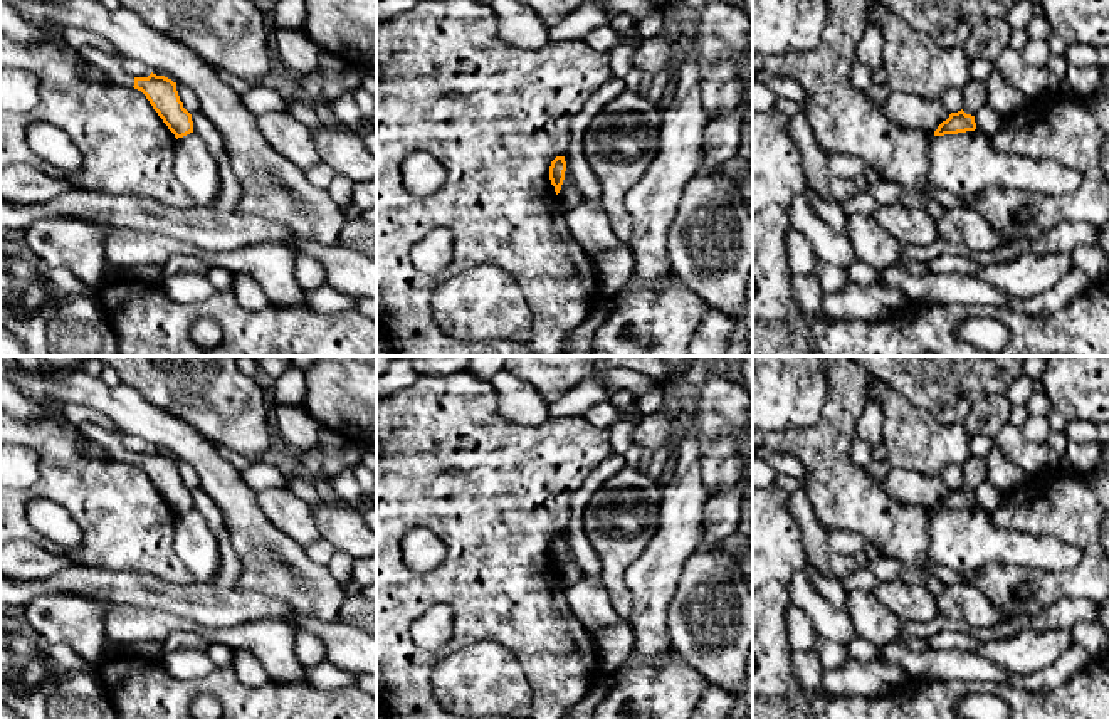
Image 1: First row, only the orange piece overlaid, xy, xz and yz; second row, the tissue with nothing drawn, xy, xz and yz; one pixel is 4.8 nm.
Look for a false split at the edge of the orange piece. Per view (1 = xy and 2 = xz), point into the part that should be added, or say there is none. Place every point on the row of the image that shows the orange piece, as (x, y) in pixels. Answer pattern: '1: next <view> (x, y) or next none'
1: next xy (115, 73)
2: next none

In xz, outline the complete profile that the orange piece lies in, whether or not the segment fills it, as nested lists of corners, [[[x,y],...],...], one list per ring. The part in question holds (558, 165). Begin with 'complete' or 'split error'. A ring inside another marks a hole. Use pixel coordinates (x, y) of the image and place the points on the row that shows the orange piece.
complete; [[[556,156],[549,166],[549,180],[551,180],[551,185],[554,186],[556,195],[561,190],[565,171],[566,171],[565,156]]]

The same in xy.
split error; [[[91,45],[79,47],[77,52],[84,62],[99,67],[111,84],[141,91],[176,139],[193,133],[192,114],[180,101],[176,82],[153,72],[148,77],[134,77],[116,57]]]

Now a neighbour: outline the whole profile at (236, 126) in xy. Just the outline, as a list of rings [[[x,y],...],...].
[[[99,0],[2,2],[35,27],[94,32],[124,57],[139,59],[150,72],[187,86],[197,96],[200,111],[223,136],[242,186],[235,212],[277,222],[299,239],[338,244],[348,222],[341,207],[328,190],[314,186],[302,170],[269,146],[257,129],[257,116],[217,76],[215,67],[192,49],[150,29],[133,10],[121,7],[109,12]]]

